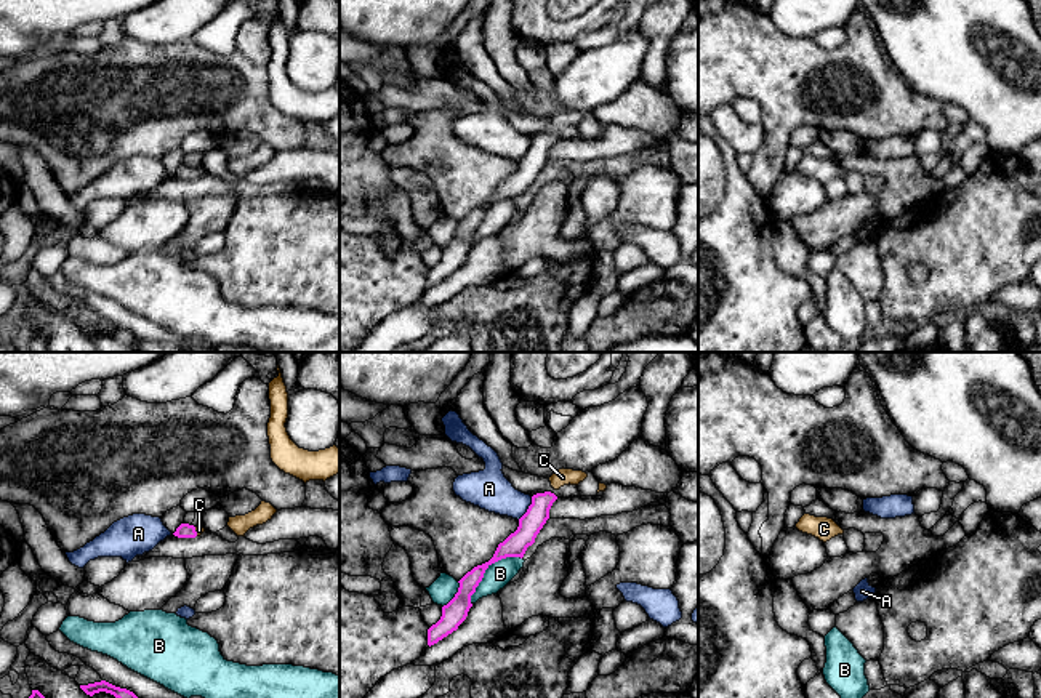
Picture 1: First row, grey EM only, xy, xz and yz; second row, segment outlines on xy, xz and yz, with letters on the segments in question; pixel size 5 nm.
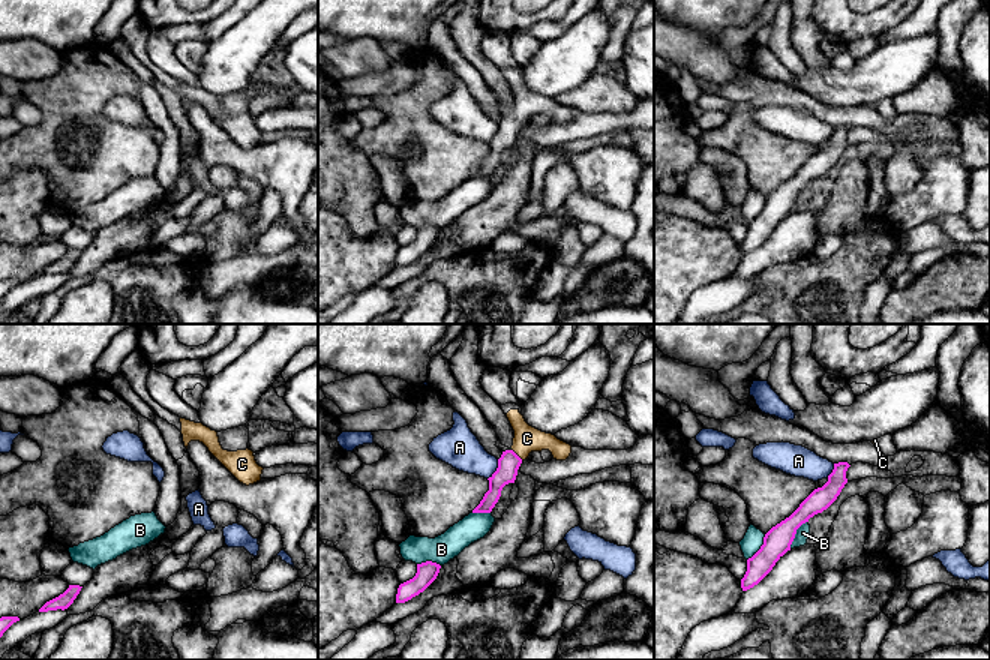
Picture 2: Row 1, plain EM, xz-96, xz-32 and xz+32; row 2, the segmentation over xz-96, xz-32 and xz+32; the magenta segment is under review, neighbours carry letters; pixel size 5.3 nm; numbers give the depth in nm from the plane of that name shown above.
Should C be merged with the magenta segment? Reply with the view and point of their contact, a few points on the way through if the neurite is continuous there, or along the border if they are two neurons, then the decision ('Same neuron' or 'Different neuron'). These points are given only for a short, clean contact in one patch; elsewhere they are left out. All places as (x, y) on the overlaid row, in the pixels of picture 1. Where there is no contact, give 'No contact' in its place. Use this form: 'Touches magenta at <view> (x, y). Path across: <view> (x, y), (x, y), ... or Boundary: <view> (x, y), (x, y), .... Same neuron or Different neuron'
Touches magenta at xy (196, 532). Path across: xy (184, 530), (196, 532), (199, 530). Same neuron

